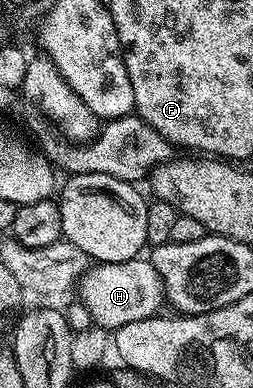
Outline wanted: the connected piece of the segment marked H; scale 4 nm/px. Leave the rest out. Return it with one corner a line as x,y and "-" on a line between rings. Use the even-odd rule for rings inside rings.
138,256
126,262
93,264
80,275
81,302
98,327
114,332
133,321
154,317
160,311
157,309
163,306
165,296
161,277
159,272
155,272
152,261
145,259
144,262
143,259
144,257

